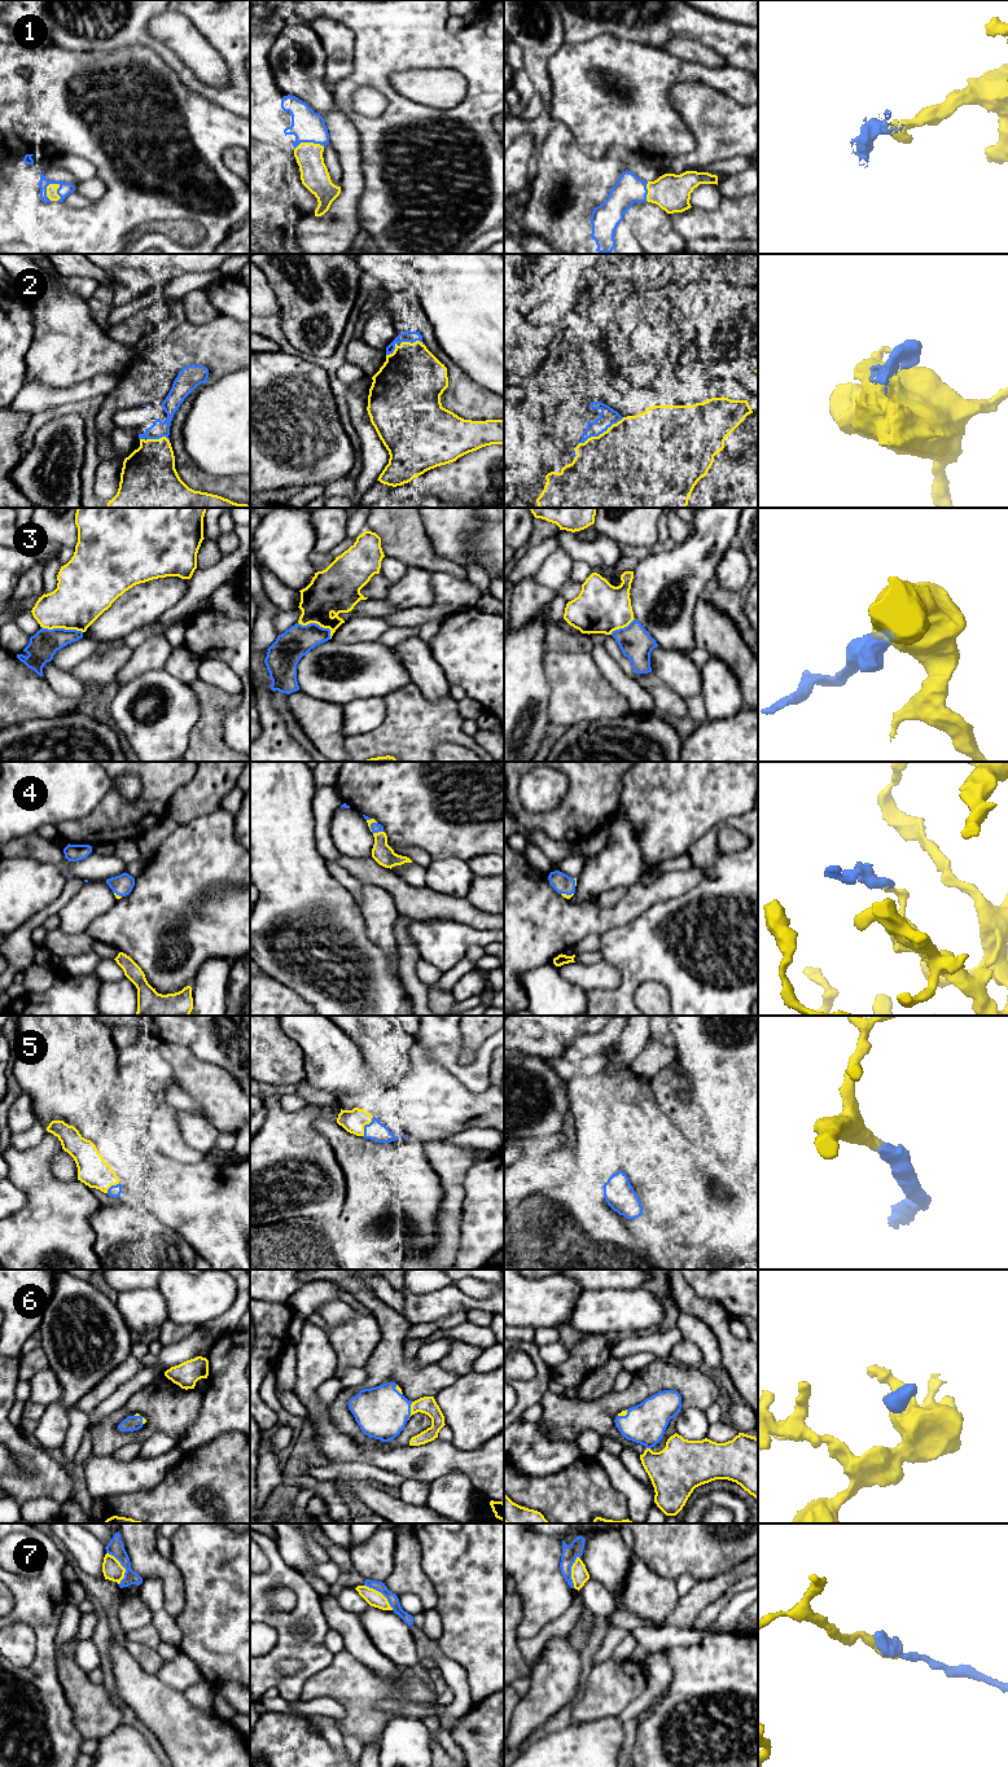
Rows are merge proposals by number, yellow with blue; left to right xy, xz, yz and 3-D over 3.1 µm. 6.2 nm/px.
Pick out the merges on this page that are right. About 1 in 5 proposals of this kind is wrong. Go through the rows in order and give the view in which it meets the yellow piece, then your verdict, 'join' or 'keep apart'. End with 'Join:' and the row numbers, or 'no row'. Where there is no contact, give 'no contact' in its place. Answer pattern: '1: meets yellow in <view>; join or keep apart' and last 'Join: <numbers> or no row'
1: meets yellow in xy; join
2: meets yellow in yz; join
3: meets yellow in xy; keep apart
4: meets yellow in xz; join
5: meets yellow in xz; join
6: meets yellow in xz; join
7: meets yellow in xy; join
Join: 1, 2, 4, 5, 6, 7

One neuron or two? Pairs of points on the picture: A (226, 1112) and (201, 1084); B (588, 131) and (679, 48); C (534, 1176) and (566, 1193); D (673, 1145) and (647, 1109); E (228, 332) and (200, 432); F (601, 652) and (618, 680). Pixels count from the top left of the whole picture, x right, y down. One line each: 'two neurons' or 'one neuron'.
A: one neuron
B: two neurons
C: two neurons
D: one neuron
E: two neurons
F: one neuron

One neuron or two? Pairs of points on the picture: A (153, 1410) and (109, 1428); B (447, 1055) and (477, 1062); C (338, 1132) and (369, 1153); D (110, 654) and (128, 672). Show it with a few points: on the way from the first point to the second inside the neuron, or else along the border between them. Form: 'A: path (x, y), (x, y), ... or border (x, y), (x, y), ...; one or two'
A: path (141, 1408), (130, 1408), (119, 1416); one
B: path (455, 1062), (459, 1066), (469, 1066); one
C: path (342, 1141), (354, 1153), (360, 1153); one
D: border (132, 649), (115, 679); two

